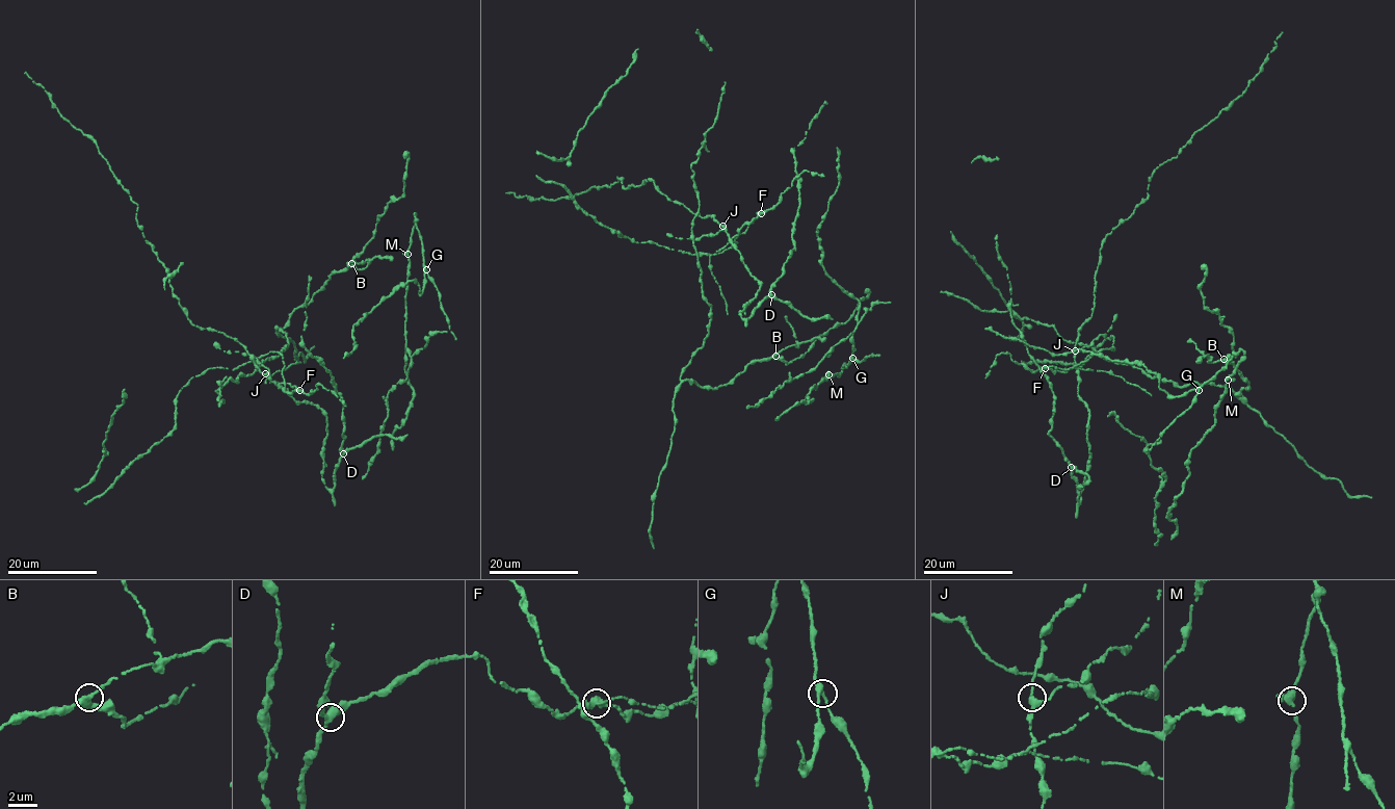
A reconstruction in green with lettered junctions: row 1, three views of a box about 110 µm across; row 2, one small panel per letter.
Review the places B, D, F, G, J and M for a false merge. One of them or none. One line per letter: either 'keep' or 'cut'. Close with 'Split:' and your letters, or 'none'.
B: keep
D: keep
F: cut
G: keep
J: keep
M: keep
Split: F

